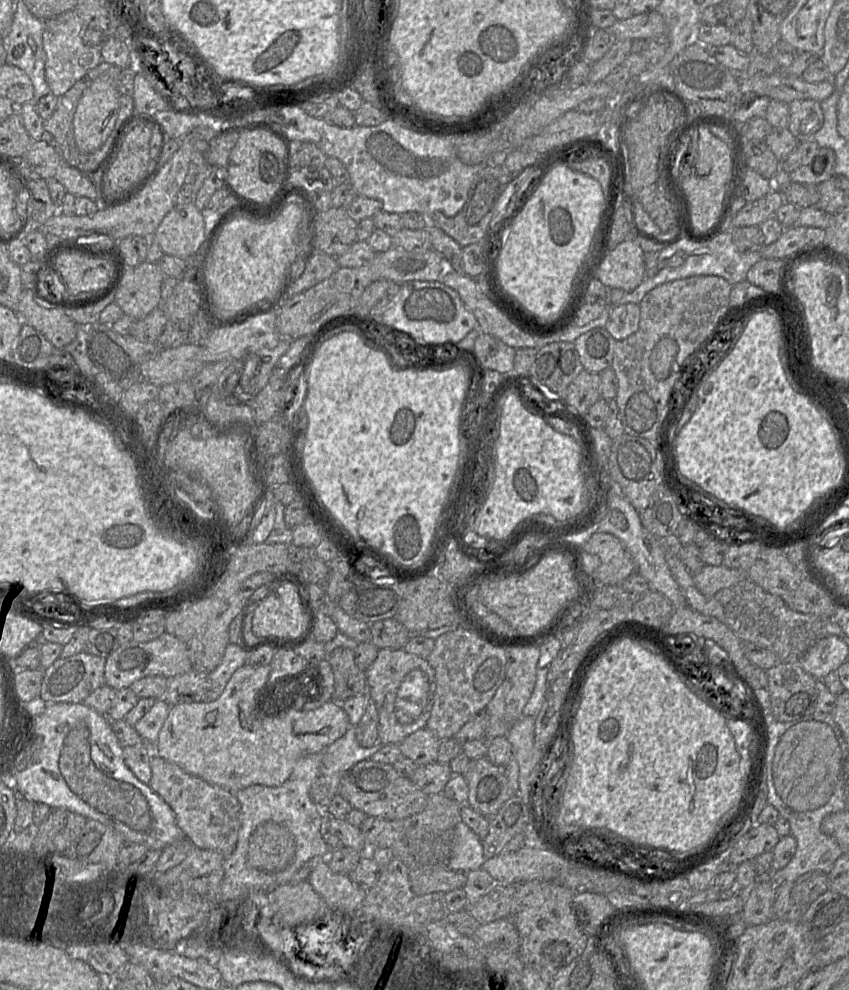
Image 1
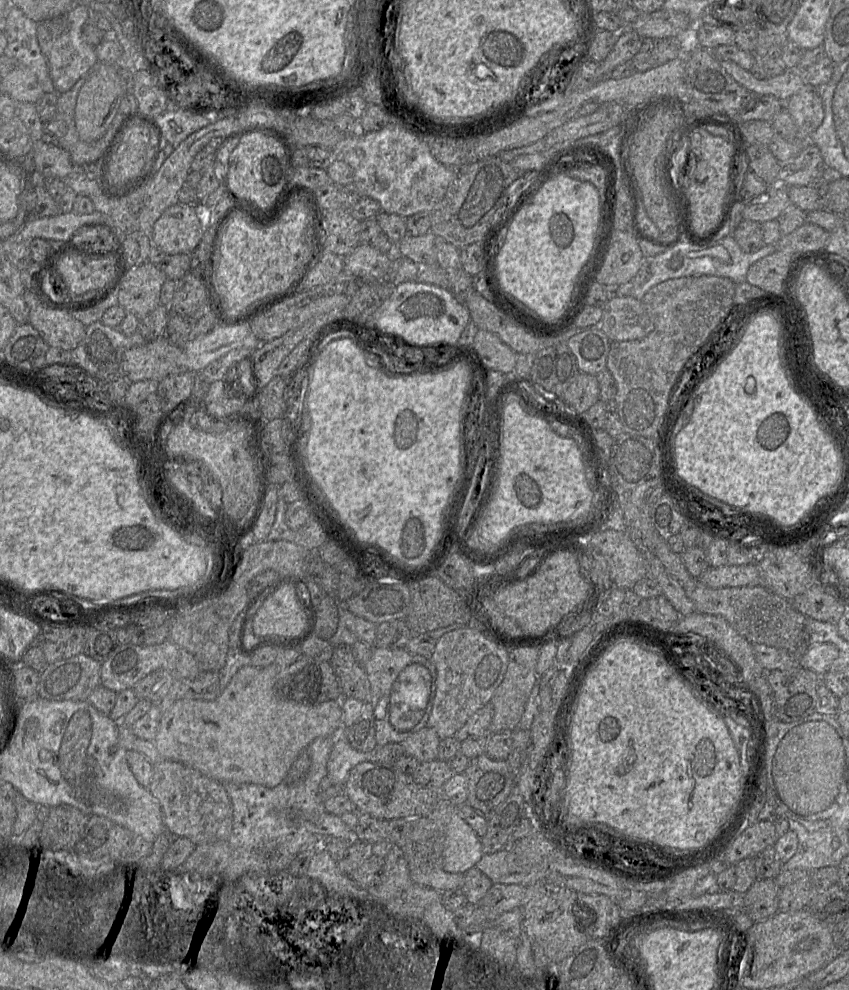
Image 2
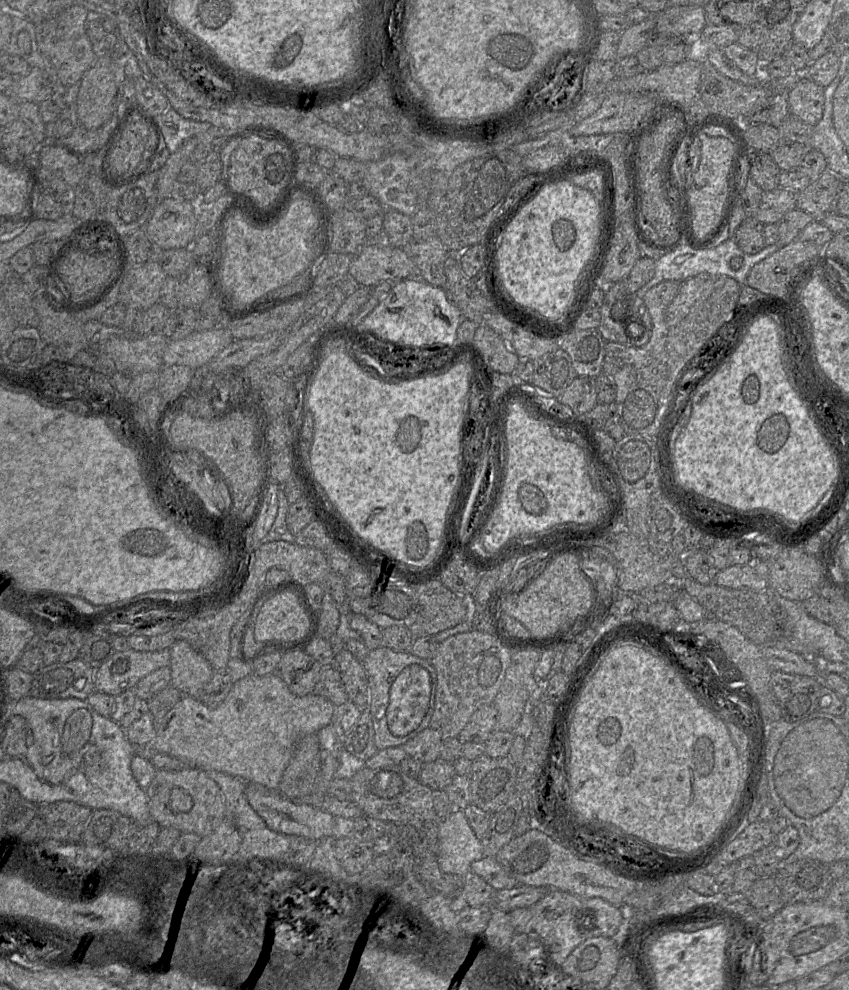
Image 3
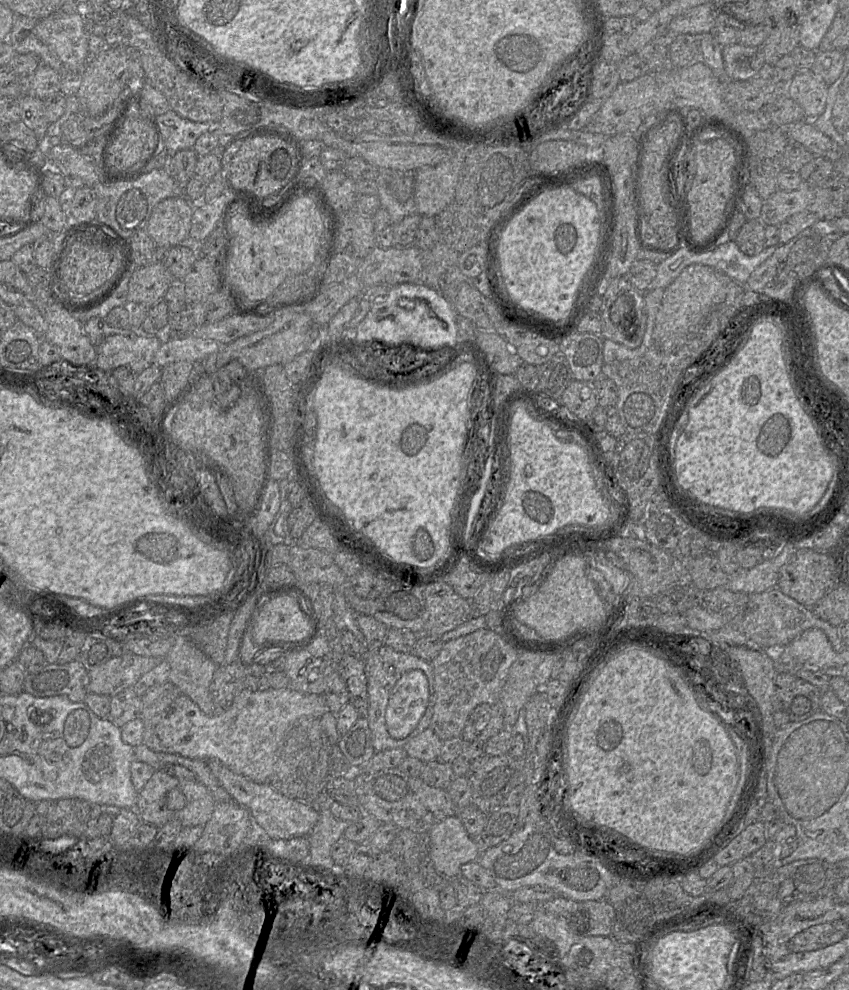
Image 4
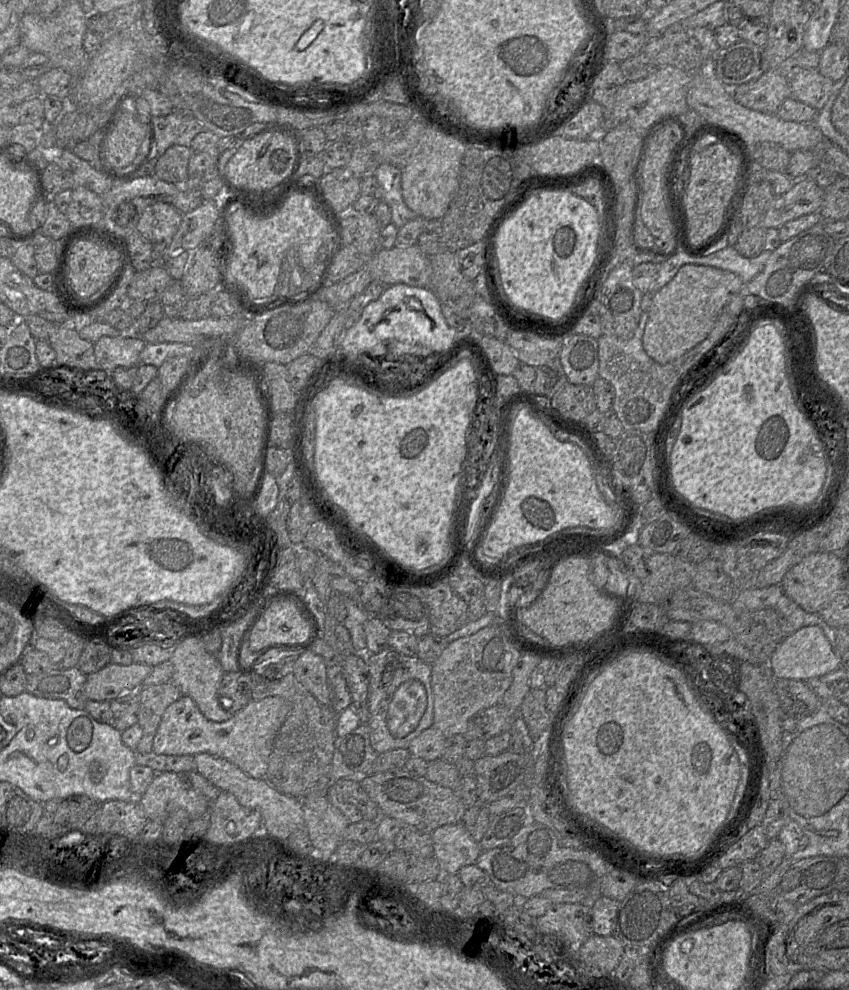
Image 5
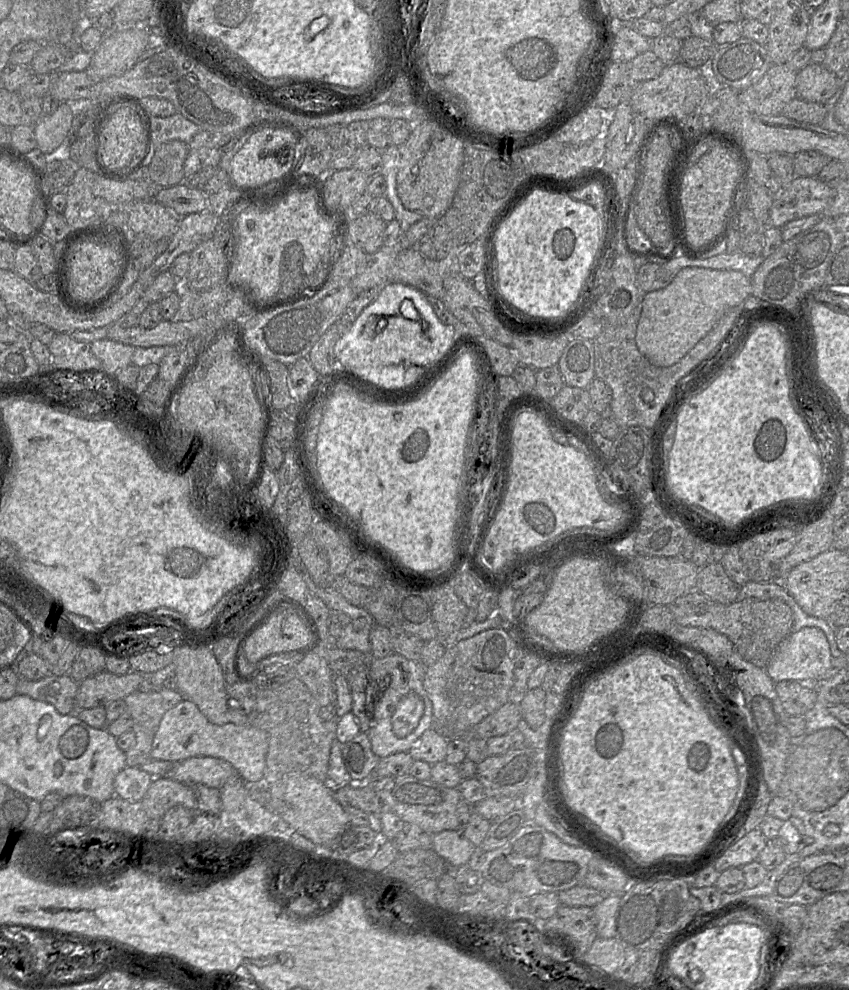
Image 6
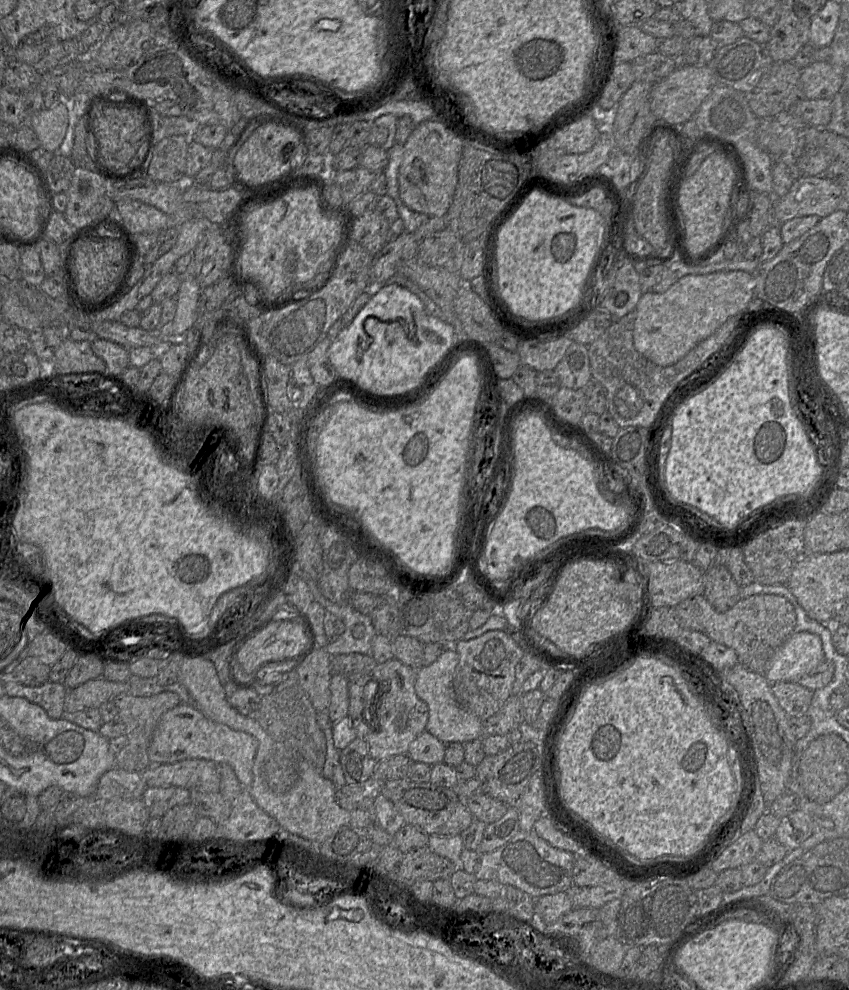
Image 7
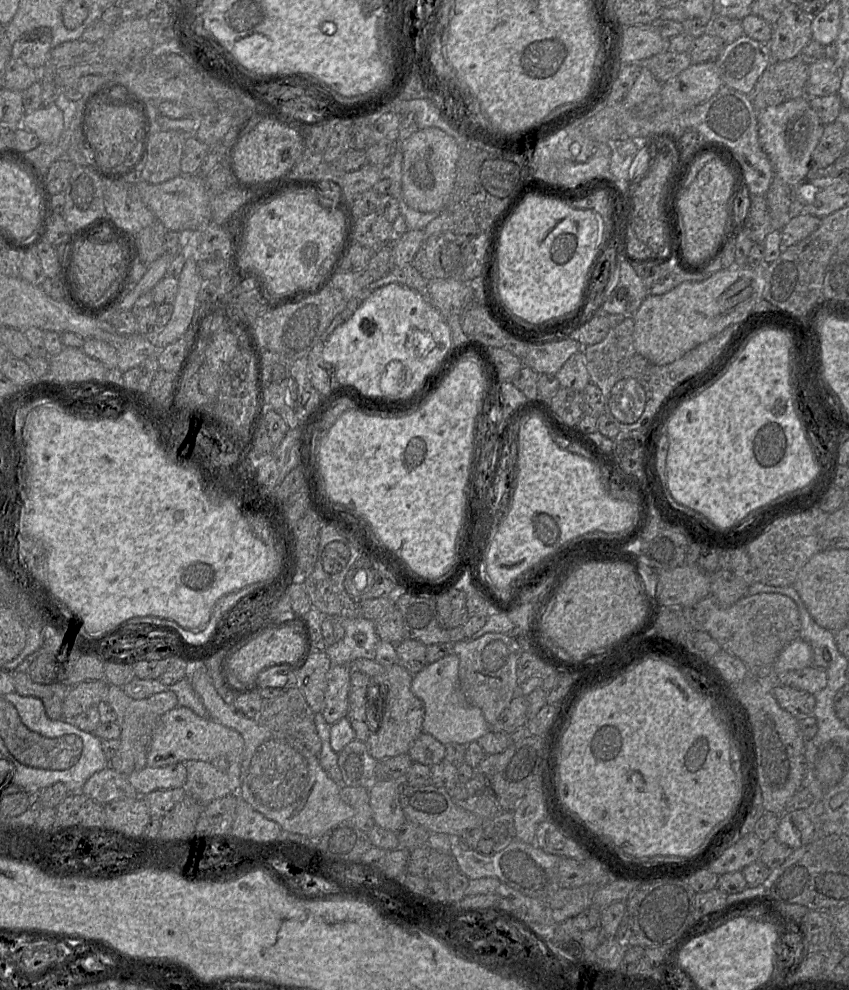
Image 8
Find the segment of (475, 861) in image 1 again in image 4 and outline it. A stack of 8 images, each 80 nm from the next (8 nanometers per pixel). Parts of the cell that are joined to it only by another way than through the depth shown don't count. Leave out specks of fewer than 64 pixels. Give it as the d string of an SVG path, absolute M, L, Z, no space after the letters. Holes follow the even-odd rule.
M458 815L443 819L428 833L431 835L431 862L436 871L446 876L460 876L464 864L478 860L480 848Z

